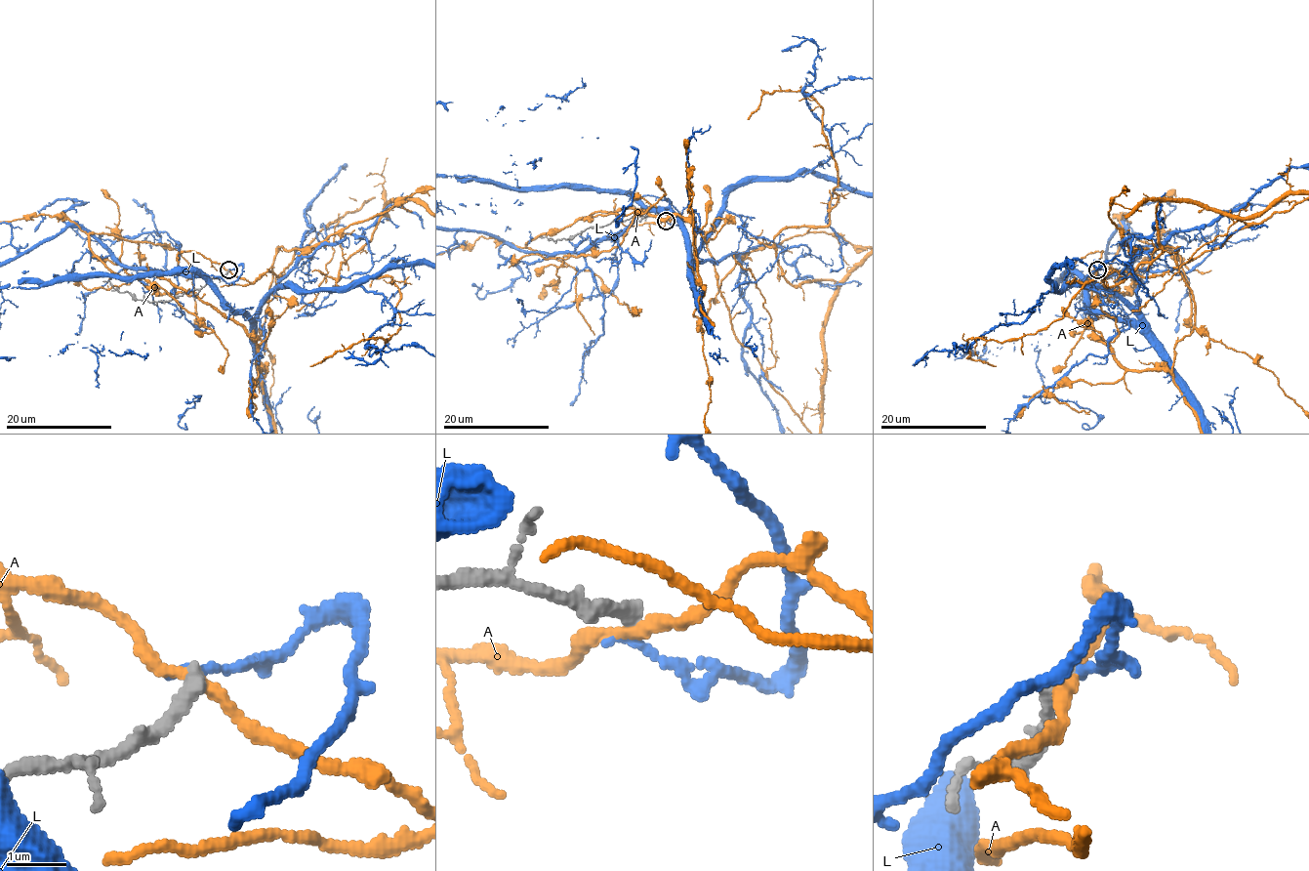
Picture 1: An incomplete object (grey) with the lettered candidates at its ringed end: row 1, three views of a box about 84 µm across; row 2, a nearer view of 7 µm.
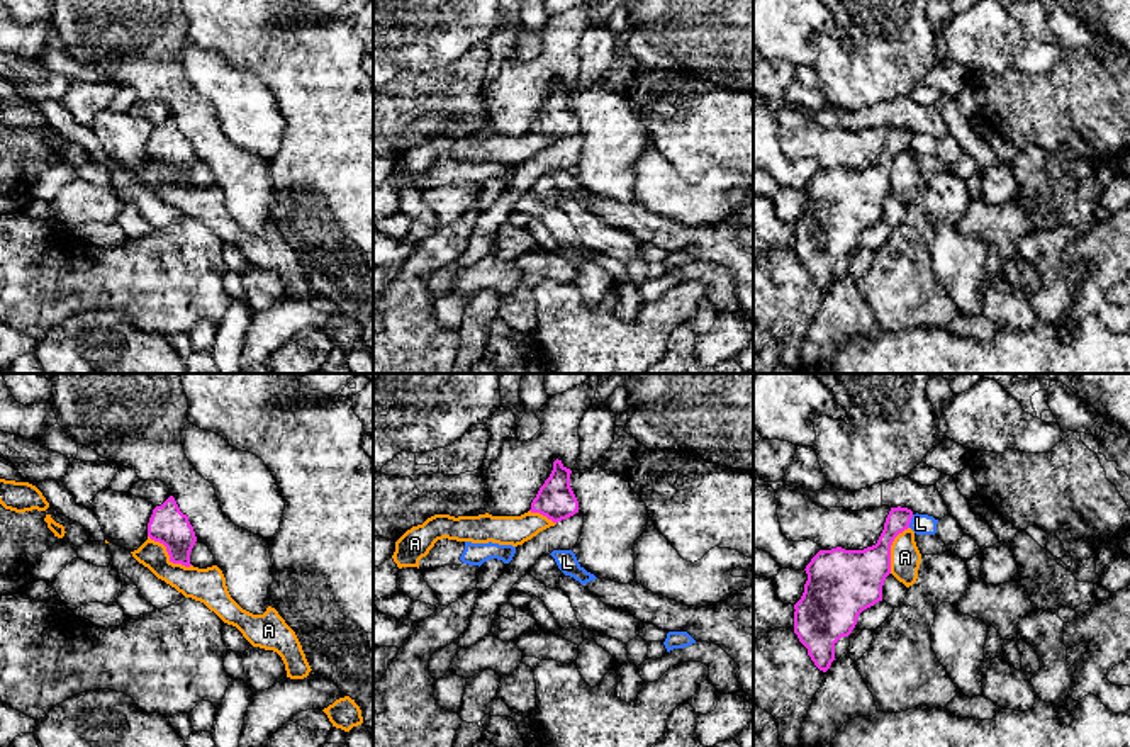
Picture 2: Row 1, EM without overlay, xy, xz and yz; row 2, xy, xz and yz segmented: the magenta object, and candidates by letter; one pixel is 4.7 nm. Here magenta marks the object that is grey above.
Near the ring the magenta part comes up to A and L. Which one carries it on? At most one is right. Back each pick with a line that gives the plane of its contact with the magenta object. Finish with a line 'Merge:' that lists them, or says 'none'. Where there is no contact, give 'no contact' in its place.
Merge: none

